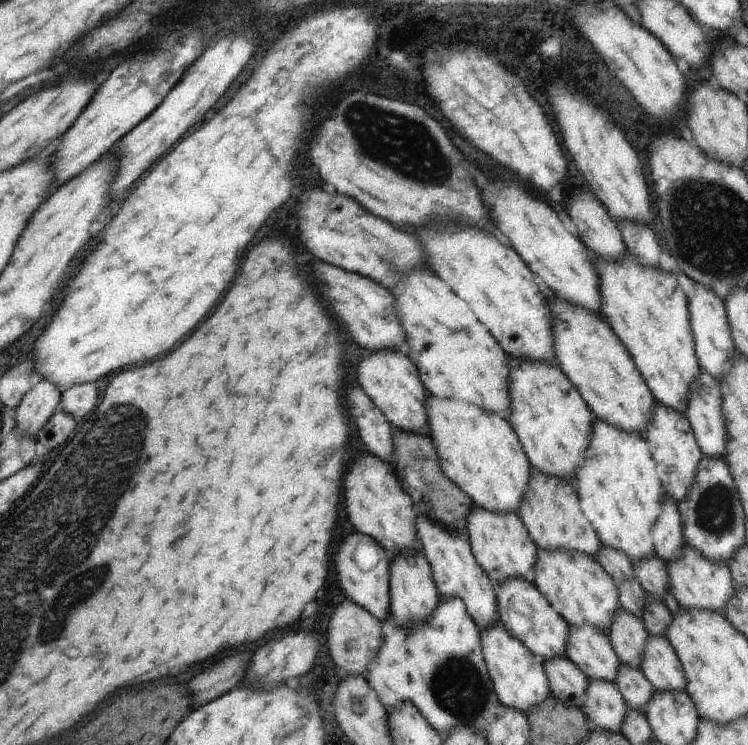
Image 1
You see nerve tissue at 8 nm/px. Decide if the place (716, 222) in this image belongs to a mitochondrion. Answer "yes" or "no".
yes

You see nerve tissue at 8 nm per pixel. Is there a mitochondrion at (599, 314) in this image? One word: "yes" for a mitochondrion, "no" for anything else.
no

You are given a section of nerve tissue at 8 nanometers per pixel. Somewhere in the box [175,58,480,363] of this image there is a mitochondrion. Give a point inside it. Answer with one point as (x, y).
(406, 148)

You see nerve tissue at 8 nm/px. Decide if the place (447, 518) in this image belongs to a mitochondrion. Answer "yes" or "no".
yes

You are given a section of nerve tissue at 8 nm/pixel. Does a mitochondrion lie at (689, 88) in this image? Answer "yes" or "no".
no

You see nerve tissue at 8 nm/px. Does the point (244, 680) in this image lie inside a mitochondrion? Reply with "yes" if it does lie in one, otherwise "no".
no

